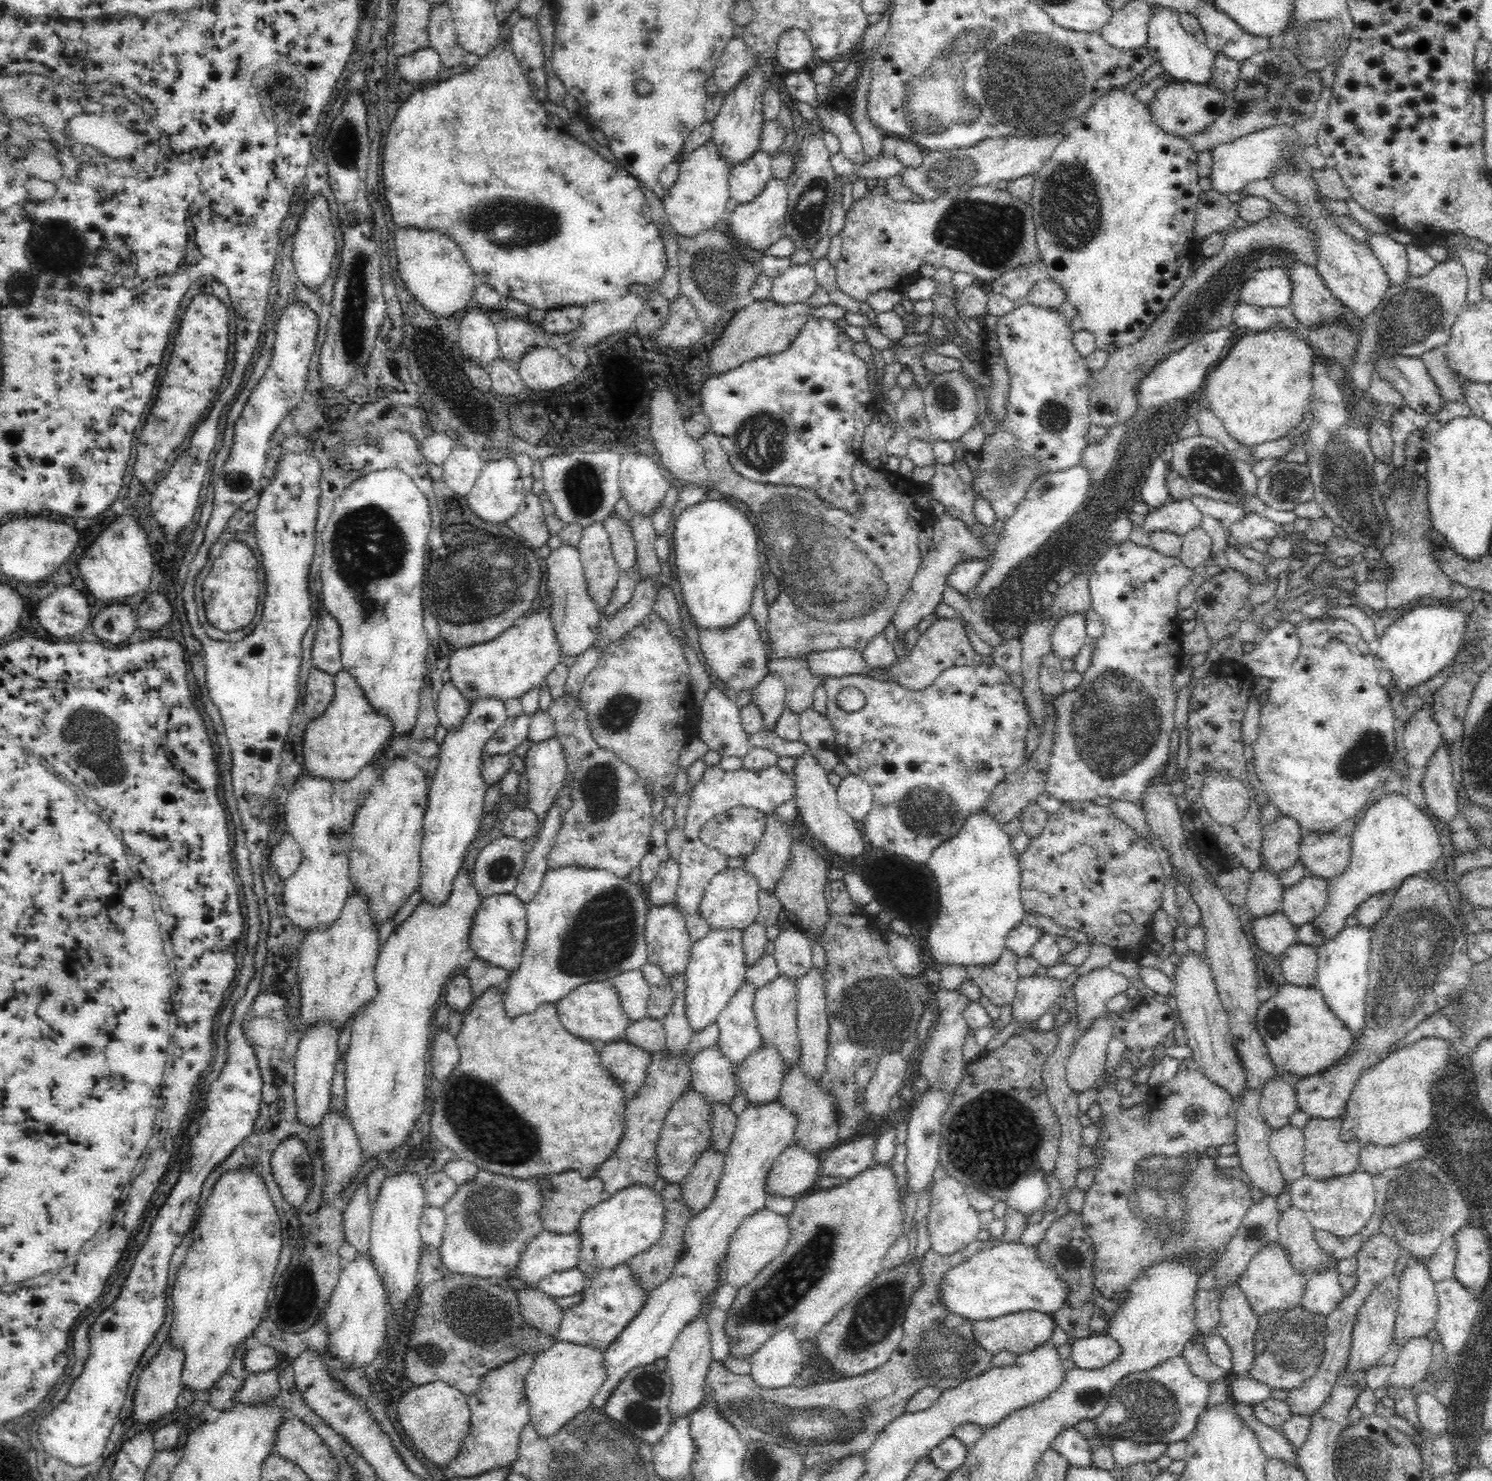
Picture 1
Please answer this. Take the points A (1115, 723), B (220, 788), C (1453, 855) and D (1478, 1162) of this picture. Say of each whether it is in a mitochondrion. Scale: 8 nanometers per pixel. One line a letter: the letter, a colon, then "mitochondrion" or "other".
A: mitochondrion
B: other
C: other
D: mitochondrion

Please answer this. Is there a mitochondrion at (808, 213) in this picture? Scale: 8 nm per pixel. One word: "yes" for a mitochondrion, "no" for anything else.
yes

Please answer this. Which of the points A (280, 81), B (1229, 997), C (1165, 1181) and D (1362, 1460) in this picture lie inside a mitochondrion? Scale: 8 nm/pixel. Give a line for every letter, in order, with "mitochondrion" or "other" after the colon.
A: other
B: other
C: mitochondrion
D: mitochondrion

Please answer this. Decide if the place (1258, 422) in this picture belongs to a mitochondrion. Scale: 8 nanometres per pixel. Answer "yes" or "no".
no

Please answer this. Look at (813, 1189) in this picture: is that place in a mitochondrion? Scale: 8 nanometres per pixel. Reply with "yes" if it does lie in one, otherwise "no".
no

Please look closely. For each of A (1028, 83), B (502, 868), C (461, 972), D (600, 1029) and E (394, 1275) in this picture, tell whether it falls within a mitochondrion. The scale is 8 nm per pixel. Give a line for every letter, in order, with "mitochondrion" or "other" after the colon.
A: mitochondrion
B: mitochondrion
C: other
D: other
E: other

